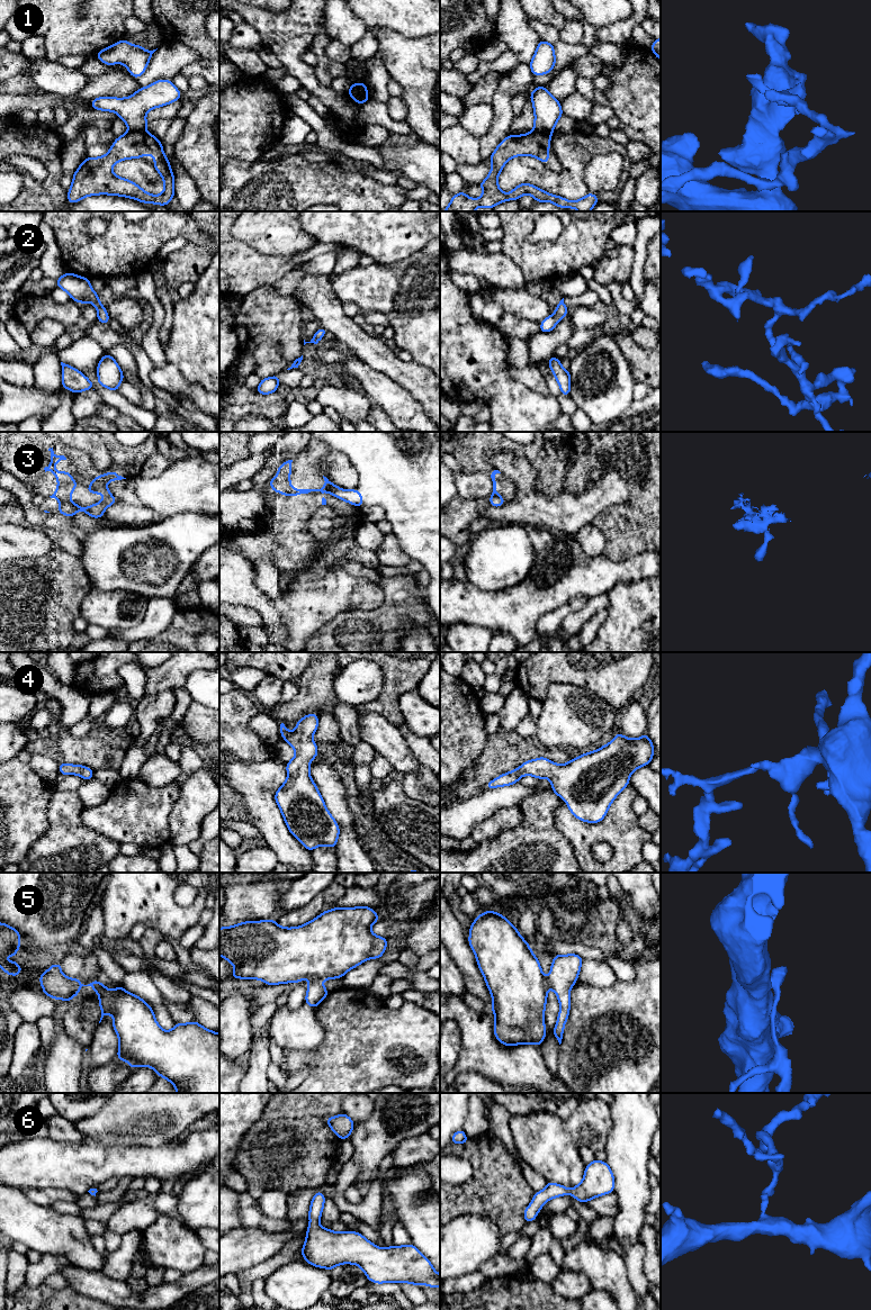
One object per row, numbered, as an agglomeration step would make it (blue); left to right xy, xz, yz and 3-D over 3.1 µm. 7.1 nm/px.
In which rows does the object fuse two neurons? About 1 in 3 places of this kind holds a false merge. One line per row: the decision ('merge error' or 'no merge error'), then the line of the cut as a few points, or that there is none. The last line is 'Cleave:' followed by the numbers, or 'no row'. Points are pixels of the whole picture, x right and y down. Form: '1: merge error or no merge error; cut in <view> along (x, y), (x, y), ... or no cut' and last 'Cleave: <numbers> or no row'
1: merge error; cut in xz along (350, 88), (361, 88), (367, 93)
2: no merge error; no cut
3: merge error; cut in xy along (62, 502), (71, 503)
4: no merge error; no cut
5: merge error; cut in xz along (312, 978), (320, 981)
6: no merge error; no cut
Cleave: 1, 3, 5

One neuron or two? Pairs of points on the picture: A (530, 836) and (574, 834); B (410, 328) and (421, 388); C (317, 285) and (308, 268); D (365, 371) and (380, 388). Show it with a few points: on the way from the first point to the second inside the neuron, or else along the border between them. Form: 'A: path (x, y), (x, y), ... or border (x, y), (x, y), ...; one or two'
A: border (555, 809), (555, 827), (568, 841), (576, 857); two
B: border (413, 360), (428, 369); two
C: border (328, 276), (305, 273), (294, 291); two
D: path (368, 376), (376, 384); one

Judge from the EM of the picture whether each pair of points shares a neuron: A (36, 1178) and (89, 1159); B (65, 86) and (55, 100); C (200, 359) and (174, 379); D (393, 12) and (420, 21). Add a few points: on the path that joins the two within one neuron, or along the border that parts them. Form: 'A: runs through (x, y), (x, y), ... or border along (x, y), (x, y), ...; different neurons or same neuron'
A: runs through (50, 1166), (75, 1166); same neuron
B: border along (46, 91), (72, 96); different neurons
C: border along (169, 362), (188, 381), (196, 382), (204, 388); different neurons
D: runs through (400, 12), (411, 12), (413, 15); same neuron

